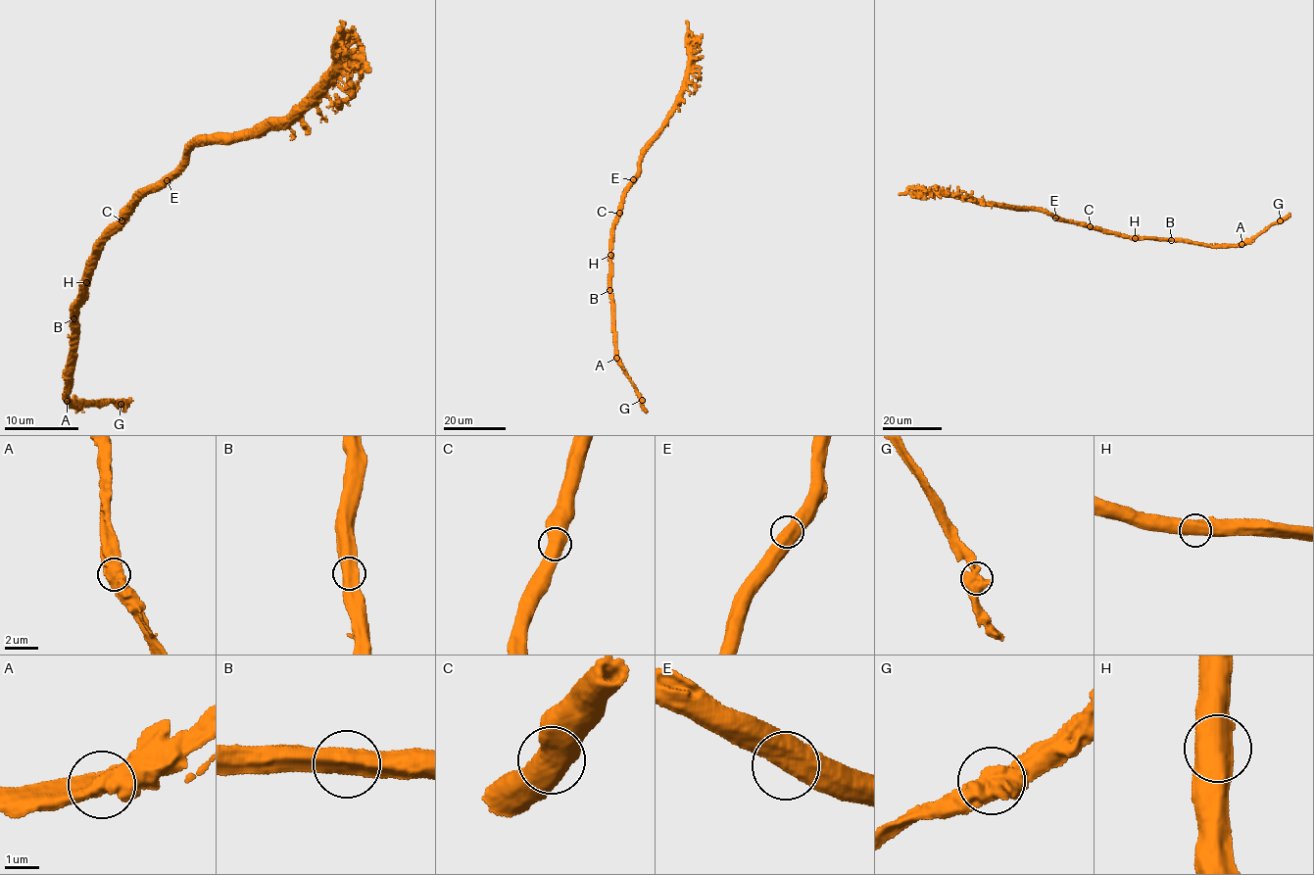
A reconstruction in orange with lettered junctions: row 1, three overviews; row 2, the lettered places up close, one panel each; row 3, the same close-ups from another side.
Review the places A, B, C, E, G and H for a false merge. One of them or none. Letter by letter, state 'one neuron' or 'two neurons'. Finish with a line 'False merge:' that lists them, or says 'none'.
A: one neuron
B: one neuron
C: one neuron
E: one neuron
G: one neuron
H: one neuron
False merge: none

